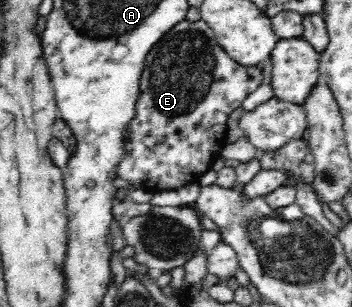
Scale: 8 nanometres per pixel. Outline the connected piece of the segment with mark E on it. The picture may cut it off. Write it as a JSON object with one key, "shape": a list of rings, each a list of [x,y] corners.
{"shape":[[[185,19],[171,27],[145,57],[135,113],[124,135],[123,155],[116,165],[119,182],[153,192],[199,184],[201,175],[209,171],[226,144],[229,114],[241,107],[242,101],[260,87],[262,80],[261,65],[244,66],[231,59],[205,21]]]}

